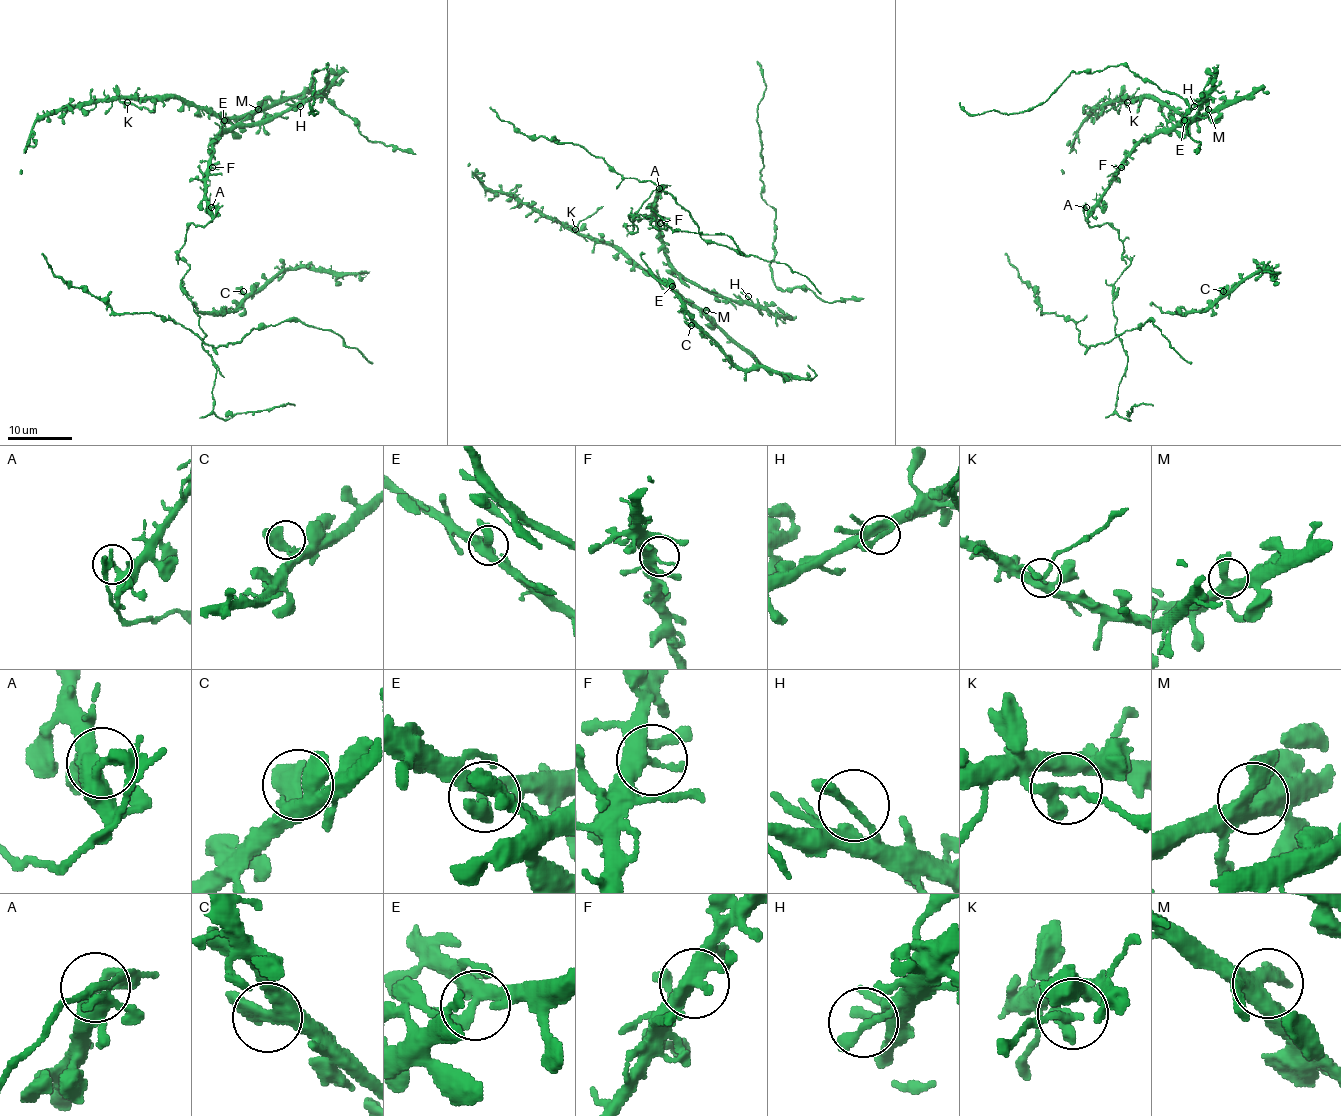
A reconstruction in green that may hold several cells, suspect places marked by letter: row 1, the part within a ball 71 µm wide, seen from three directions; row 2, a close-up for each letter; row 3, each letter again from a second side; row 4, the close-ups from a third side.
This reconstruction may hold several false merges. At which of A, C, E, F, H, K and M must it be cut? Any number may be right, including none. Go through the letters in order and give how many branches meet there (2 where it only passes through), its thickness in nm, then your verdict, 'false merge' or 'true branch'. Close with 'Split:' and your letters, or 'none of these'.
A: 3 branches meet; 260 nm thick; false merge
C: 2 branches meet; 420 nm thick; true branch
E: 3 branches meet; 400 nm thick; true branch
F: 3 branches meet; 360 nm thick; true branch
H: 2 branches meet; 200 nm thick; true branch
K: 2 branches meet; 280 nm thick; false merge
M: 3 branches meet; 400 nm thick; true branch
Split: A, K

